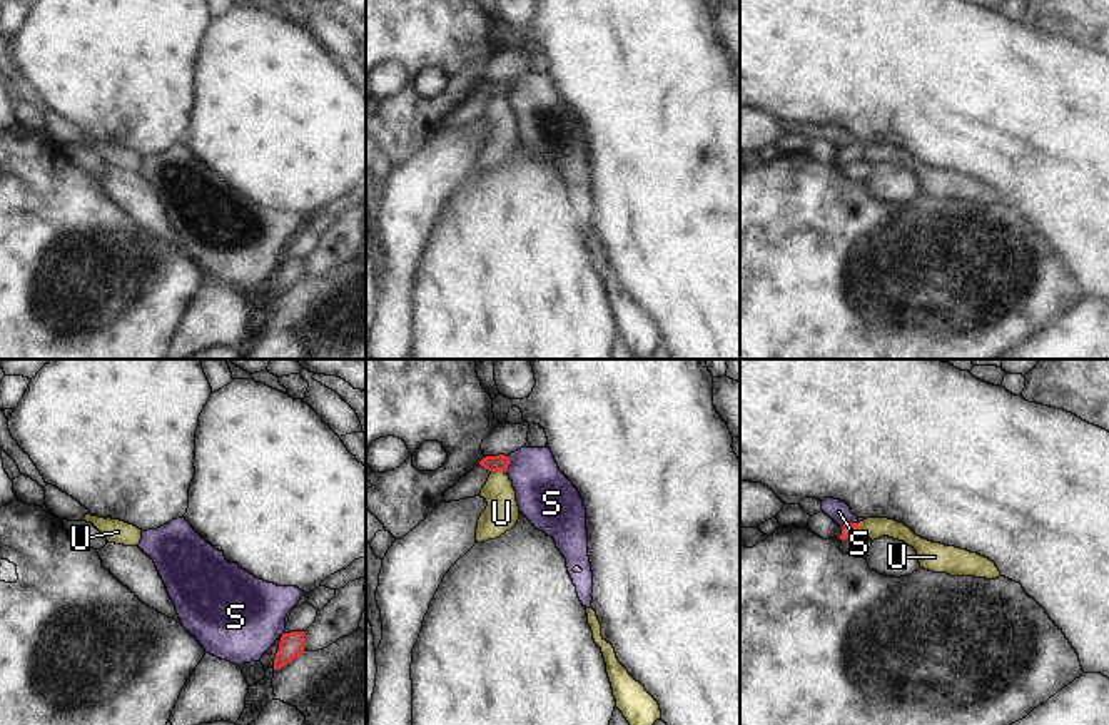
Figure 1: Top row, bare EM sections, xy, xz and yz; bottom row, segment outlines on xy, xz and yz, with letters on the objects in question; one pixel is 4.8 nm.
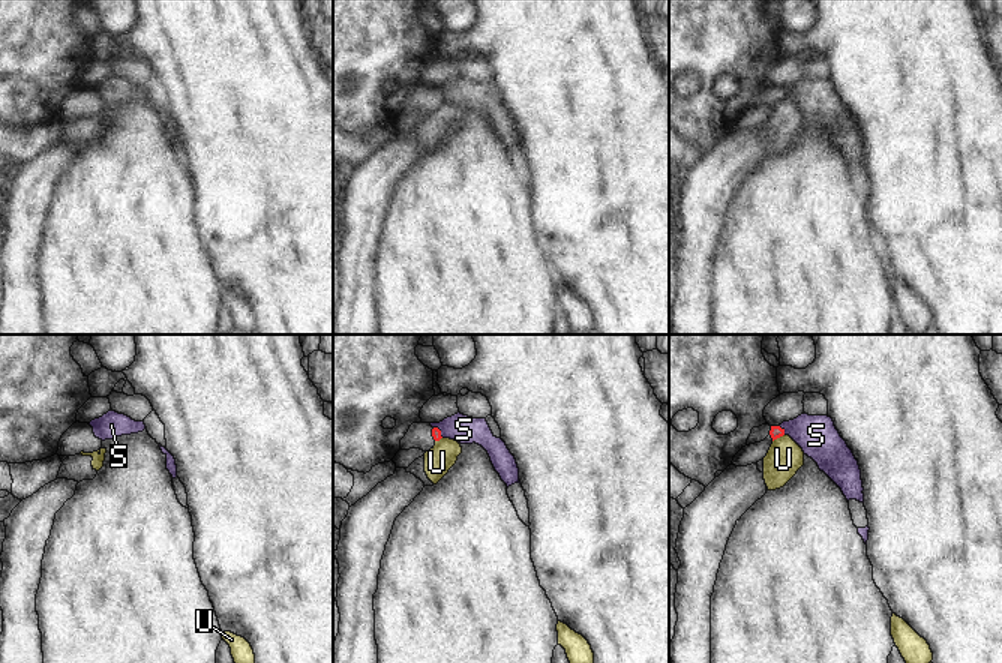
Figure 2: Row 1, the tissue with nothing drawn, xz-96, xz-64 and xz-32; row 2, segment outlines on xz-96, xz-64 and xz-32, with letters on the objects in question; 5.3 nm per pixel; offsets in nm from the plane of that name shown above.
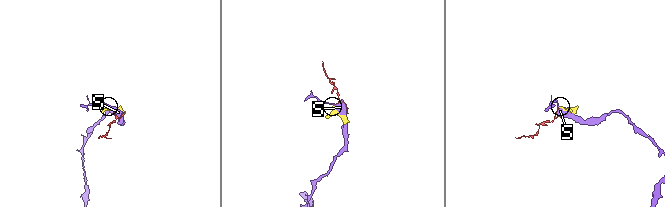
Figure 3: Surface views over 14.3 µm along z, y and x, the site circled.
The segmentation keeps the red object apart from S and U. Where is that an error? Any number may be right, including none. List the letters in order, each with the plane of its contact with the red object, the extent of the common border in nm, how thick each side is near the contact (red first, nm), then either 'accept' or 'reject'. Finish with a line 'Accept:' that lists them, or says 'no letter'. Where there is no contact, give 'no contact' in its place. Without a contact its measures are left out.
S: meets red in yz; contact 90 nm long; 70 nm thick on the red side, 100 nm on the other; reject
U: meets red in xz; contact 70 nm long; 80 nm thick on the red side, 160 nm on the other; reject
Accept: no letter

